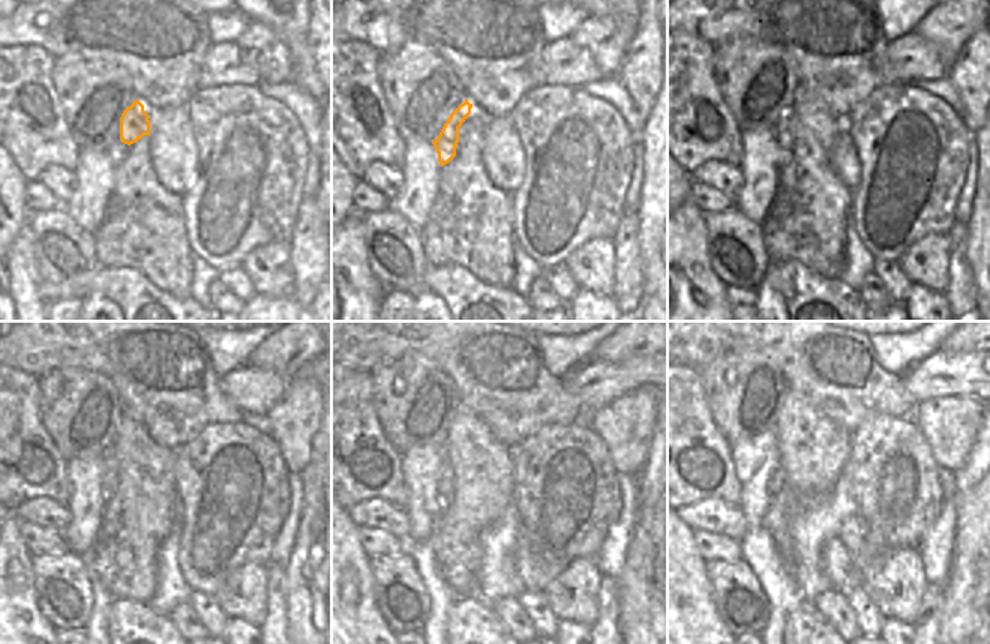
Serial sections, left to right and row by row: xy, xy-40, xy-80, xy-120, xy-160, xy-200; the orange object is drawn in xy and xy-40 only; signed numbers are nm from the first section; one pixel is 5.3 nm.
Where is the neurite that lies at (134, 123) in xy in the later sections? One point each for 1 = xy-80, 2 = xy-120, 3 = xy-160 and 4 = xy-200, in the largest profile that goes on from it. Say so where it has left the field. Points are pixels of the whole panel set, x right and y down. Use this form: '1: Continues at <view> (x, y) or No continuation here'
1: Continues at xy-80 (785, 129)
2: Continues at xy-120 (110, 470)
3: Continues at xy-160 (446, 472)
4: Continues at xy-200 (777, 481)

